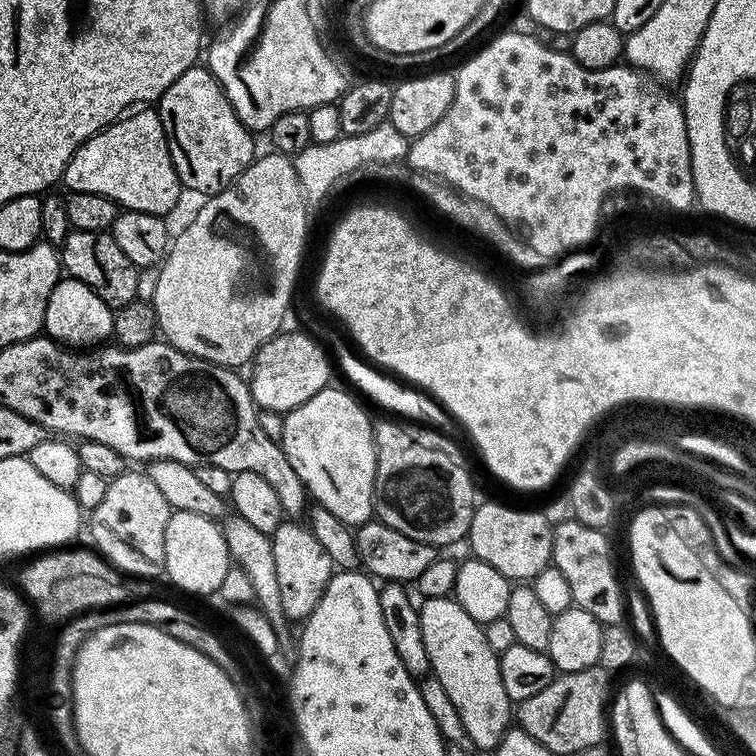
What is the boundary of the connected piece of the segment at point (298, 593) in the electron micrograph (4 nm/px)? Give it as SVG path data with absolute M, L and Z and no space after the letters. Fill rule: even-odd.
M285 522L271 535L275 573L278 576L279 597L282 608L292 622L303 622L318 606L326 586L333 578L334 569L330 554L322 550L318 538L307 526L300 522Z

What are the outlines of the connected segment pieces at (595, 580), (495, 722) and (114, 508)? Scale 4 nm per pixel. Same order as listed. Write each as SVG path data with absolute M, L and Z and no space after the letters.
M575 518L557 523L552 530L552 564L562 570L575 607L594 614L601 626L620 624L624 612L624 600L620 597L620 580L612 565L612 548L605 533L599 528L591 528Z
M443 596L433 600L424 600L419 605L420 625L422 626L422 642L426 642L426 654L430 658L431 675L438 682L442 682L442 690L454 702L454 710L458 710L462 722L470 733L470 739L481 753L491 753L493 748L503 738L514 720L514 701L506 694L506 686L502 686L502 670L497 652L490 650L490 642L486 642L486 634L481 624L462 606L458 606L455 598Z
M126 470L108 481L106 498L102 498L99 506L90 513L90 520L104 535L98 548L111 563L134 570L141 578L156 578L166 566L166 522L170 522L172 513L172 507L158 486L154 486L147 471Z

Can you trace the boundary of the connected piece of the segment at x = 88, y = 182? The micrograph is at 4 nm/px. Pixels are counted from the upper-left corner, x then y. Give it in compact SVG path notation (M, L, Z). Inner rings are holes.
M144 106L131 114L95 132L70 158L70 162L64 168L63 183L74 192L86 194L102 194L110 198L121 209L130 212L145 212L155 216L167 217L168 211L180 200L182 185L178 174L174 170L174 162L170 158L170 146L166 138L166 130L162 126L162 118L159 111L152 106Z

